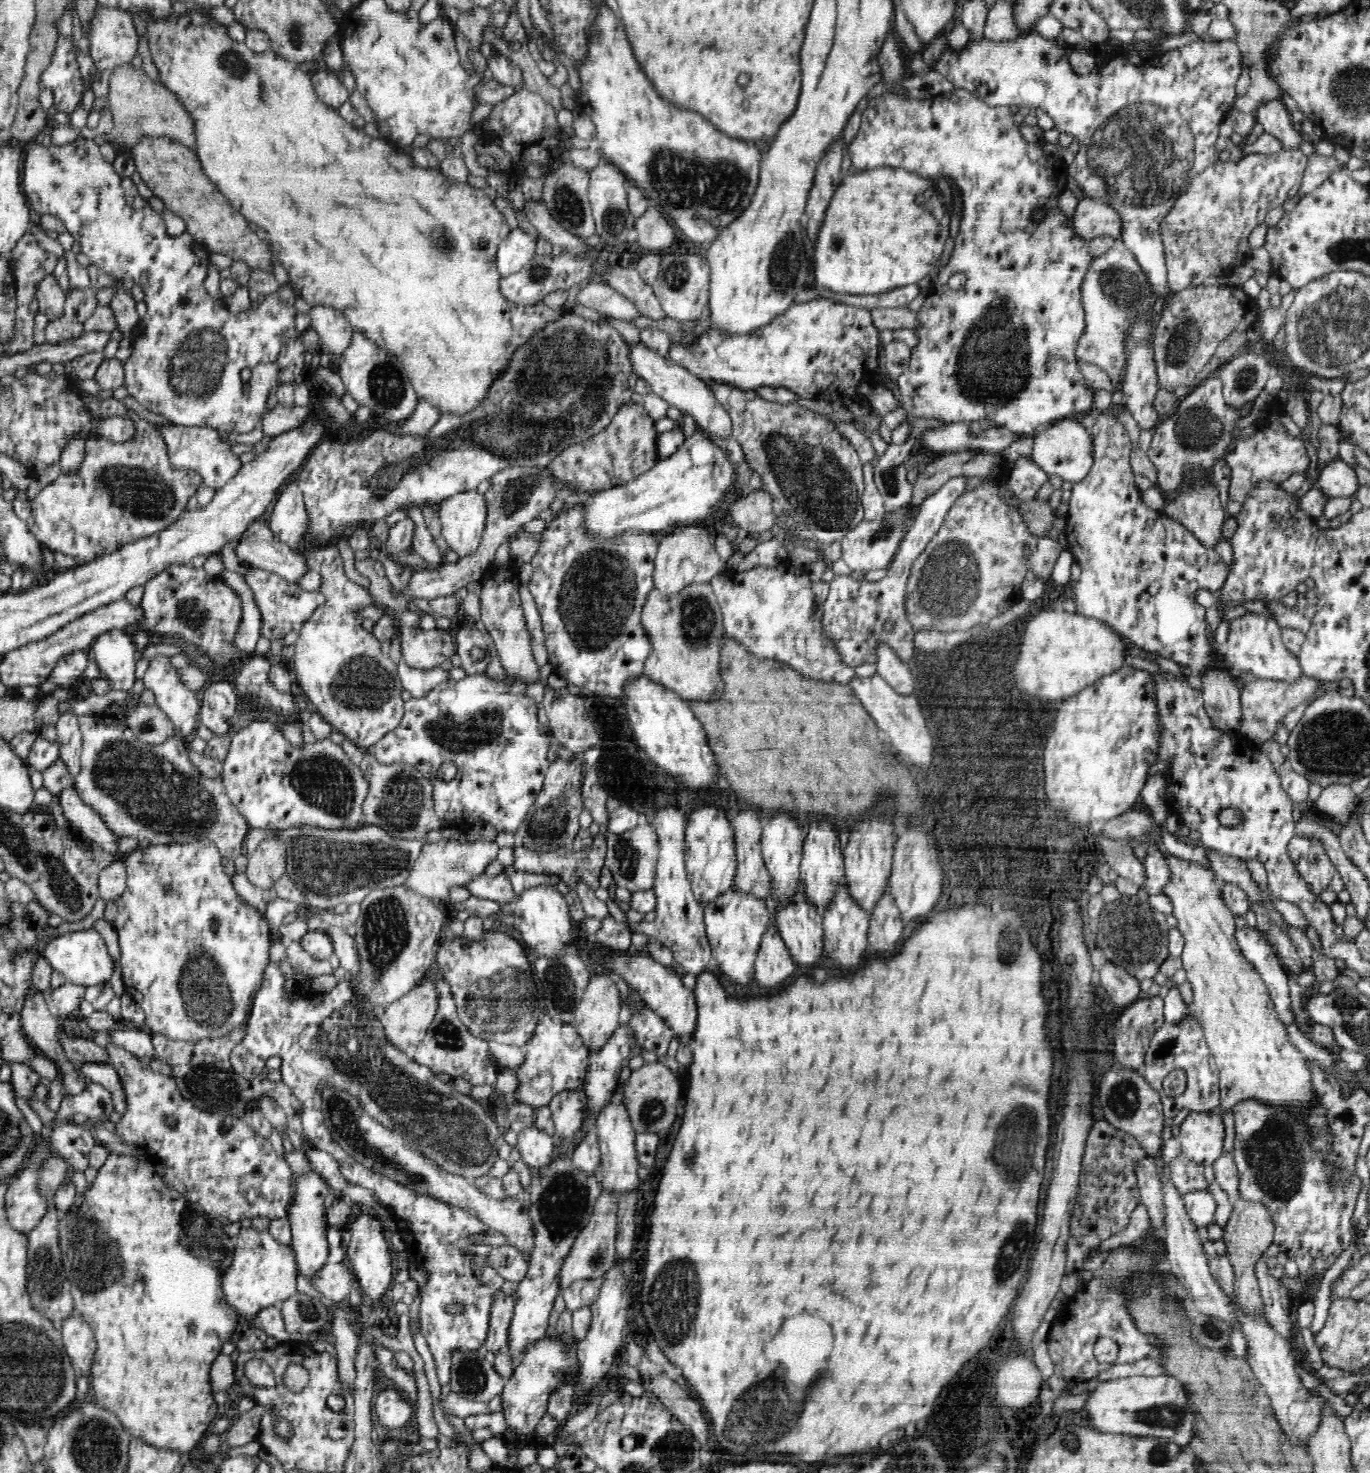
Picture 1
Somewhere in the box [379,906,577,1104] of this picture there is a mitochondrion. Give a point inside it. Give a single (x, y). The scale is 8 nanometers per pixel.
(501, 997)

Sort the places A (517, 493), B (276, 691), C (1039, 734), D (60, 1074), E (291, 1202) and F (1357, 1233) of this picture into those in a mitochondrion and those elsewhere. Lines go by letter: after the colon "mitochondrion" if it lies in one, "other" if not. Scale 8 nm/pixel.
A: mitochondrion
B: other
C: other
D: other
E: other
F: other

